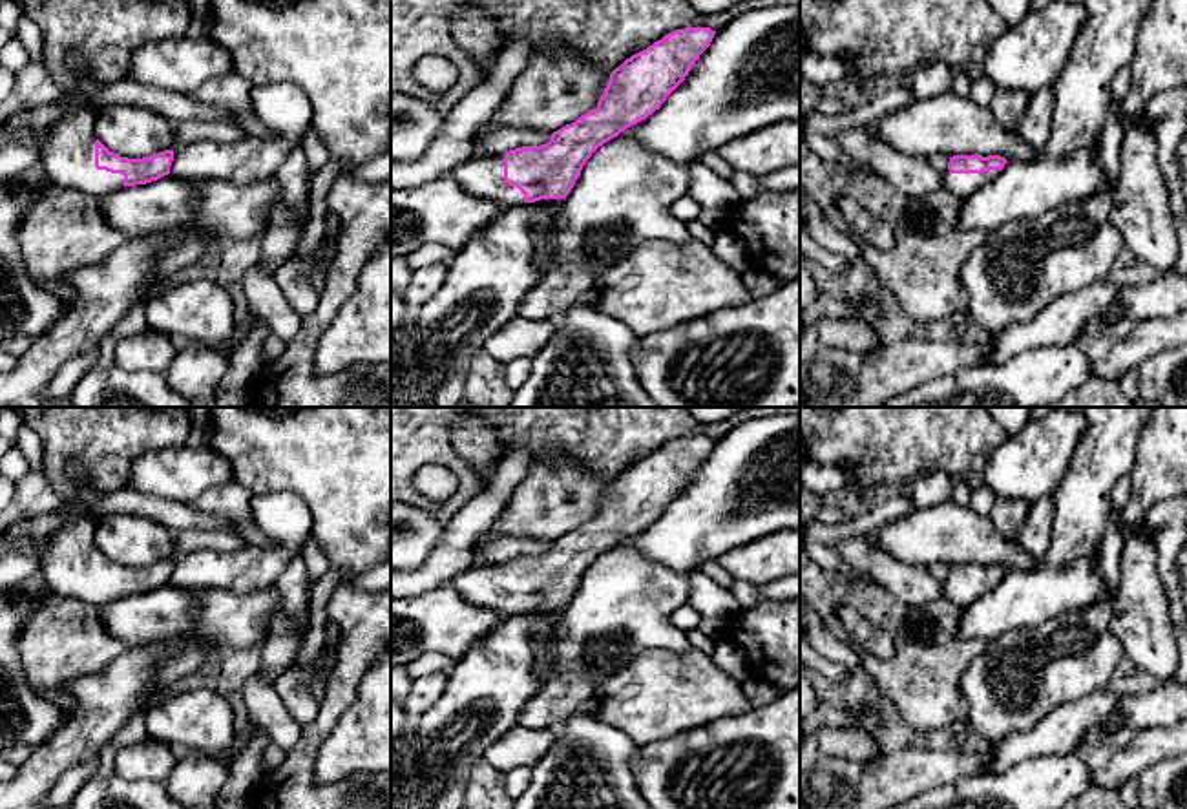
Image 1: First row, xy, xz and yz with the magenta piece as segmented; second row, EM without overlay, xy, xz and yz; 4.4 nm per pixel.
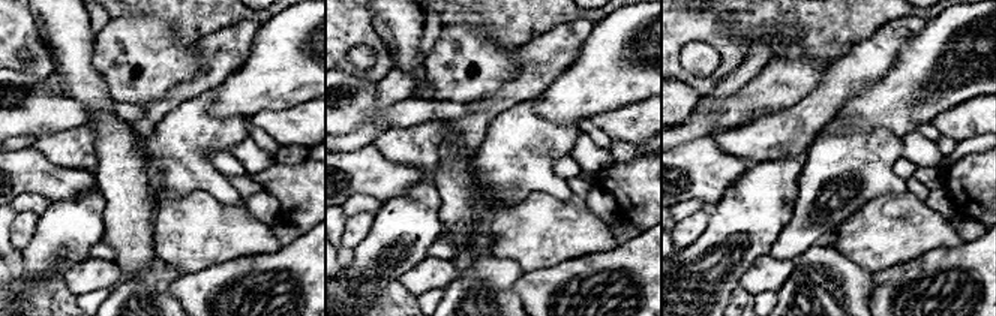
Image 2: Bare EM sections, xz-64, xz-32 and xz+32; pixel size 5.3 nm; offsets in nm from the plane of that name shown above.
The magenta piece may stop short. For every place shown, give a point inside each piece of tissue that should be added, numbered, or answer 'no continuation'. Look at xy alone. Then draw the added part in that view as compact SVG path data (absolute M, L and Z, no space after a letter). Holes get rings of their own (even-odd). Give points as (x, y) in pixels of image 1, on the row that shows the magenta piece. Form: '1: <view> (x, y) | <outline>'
1: xy (66, 148) | M80 108L42 128L35 148L57 188L102 197L124 188L124 175L95 168L95 122L99 108Z

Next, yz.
1: yz (961, 185) | M948 168L942 172L942 186L950 194L957 195L959 199L966 199L981 186L988 184L999 175L999 170L988 170L982 173L951 173Z

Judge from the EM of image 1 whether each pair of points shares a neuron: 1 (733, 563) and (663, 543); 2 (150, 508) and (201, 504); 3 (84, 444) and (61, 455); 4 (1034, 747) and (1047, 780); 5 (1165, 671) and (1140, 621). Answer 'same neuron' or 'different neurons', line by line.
1: different neurons
2: different neurons
3: same neuron
4: different neurons
5: same neuron

